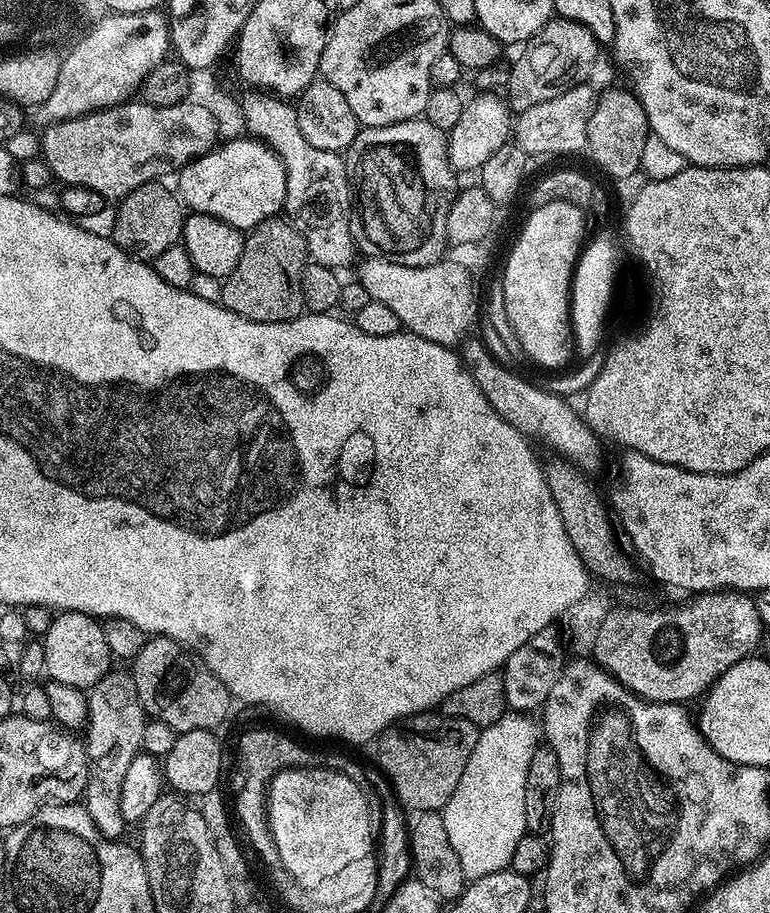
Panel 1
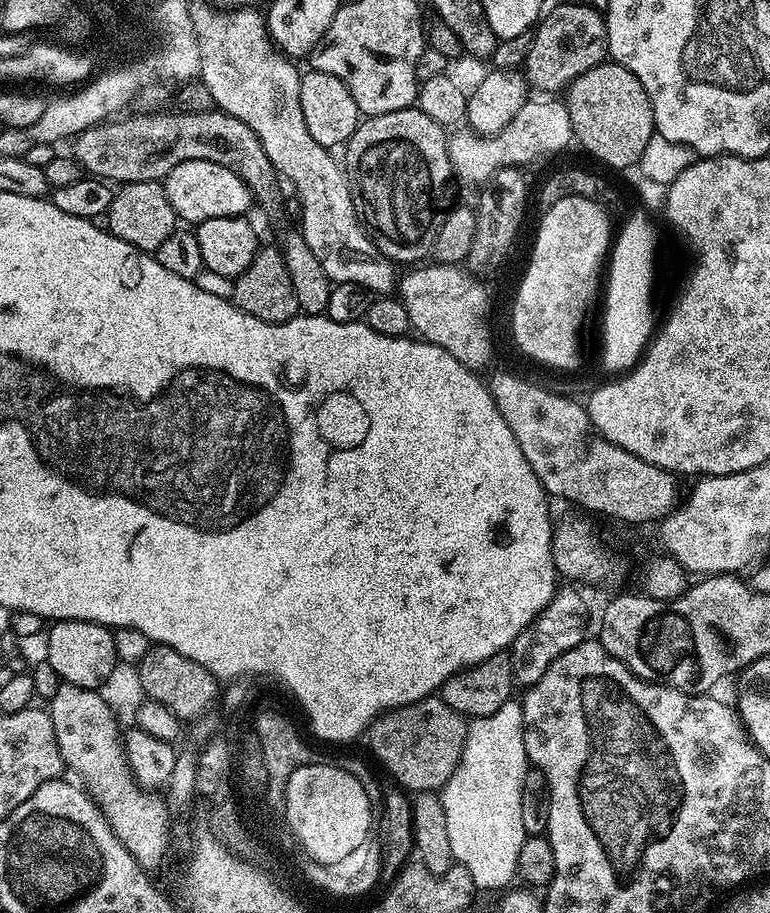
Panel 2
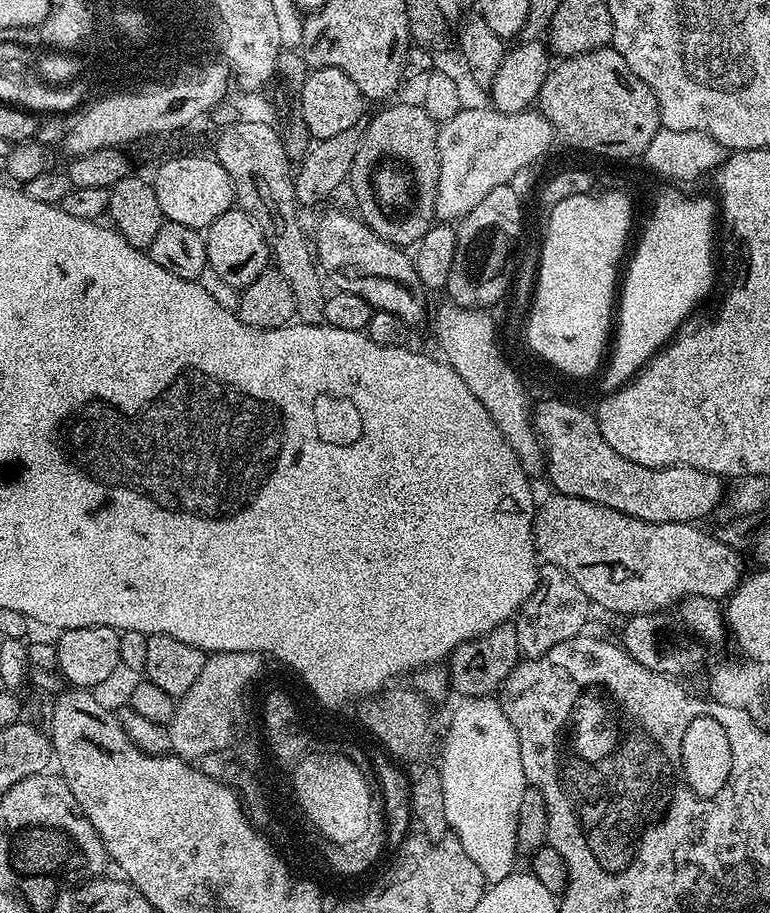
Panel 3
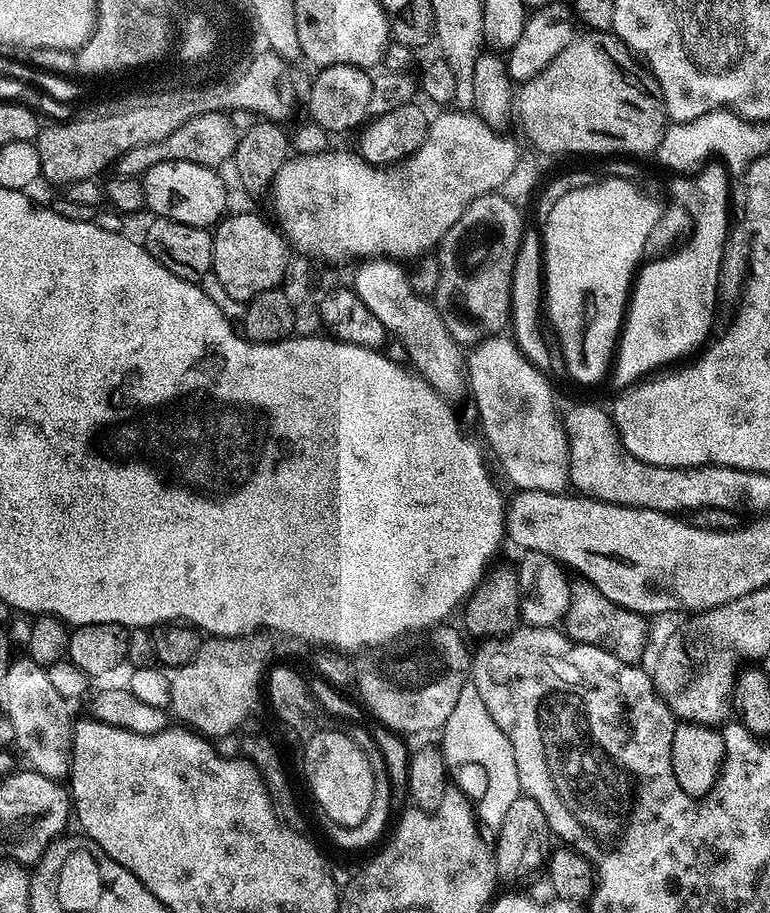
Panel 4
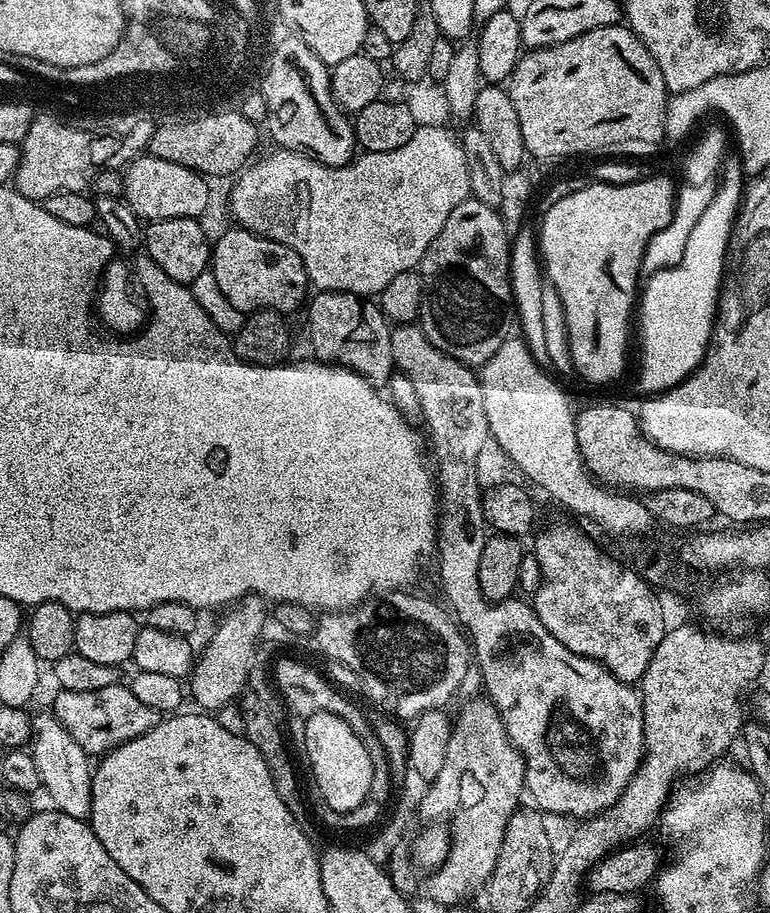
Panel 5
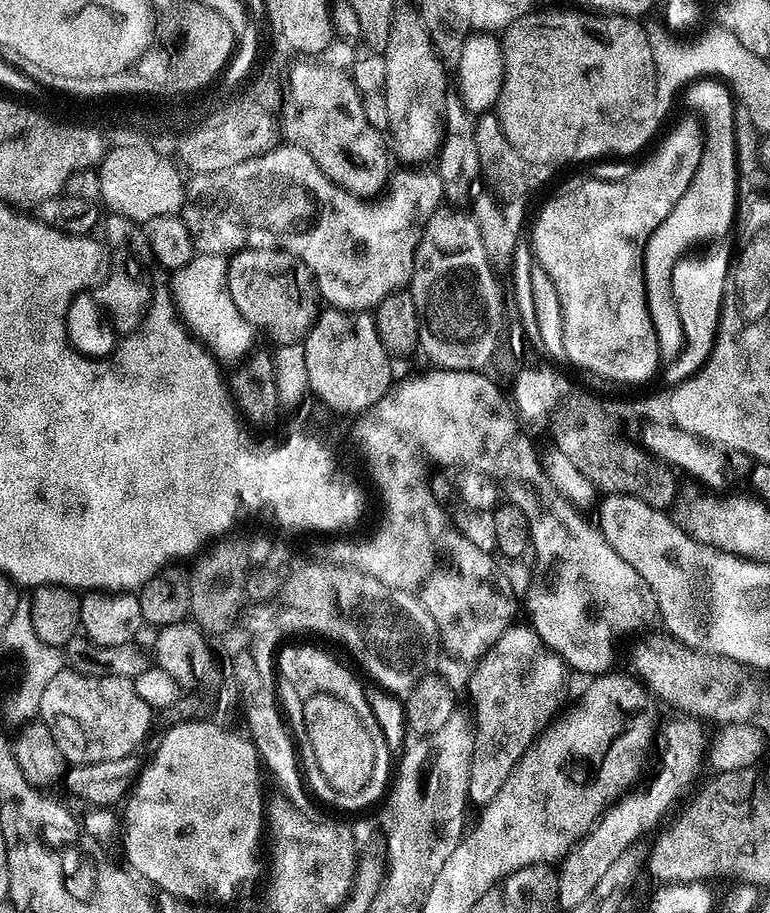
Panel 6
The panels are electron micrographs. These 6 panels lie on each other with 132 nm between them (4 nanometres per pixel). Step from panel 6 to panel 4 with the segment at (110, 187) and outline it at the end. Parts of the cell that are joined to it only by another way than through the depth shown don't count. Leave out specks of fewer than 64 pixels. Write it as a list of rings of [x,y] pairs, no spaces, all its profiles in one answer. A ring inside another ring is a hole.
[[[163,160],[158,166],[144,171],[144,203],[153,217],[174,222],[186,222],[186,226],[211,229],[225,215],[228,192],[224,189],[221,173],[214,168],[198,166],[194,162]]]

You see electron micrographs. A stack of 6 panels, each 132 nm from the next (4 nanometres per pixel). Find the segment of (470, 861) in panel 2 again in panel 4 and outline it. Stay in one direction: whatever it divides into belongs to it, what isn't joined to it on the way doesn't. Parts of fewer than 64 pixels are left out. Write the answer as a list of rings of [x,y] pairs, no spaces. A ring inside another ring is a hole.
[[[469,680],[458,694],[457,705],[440,731],[440,749],[459,782],[460,792],[471,800],[476,800],[477,817],[483,825],[498,828],[510,810],[511,803],[522,794],[518,782],[517,763],[514,762],[513,747],[509,739],[498,729],[490,718],[486,704],[479,697],[478,688]]]

